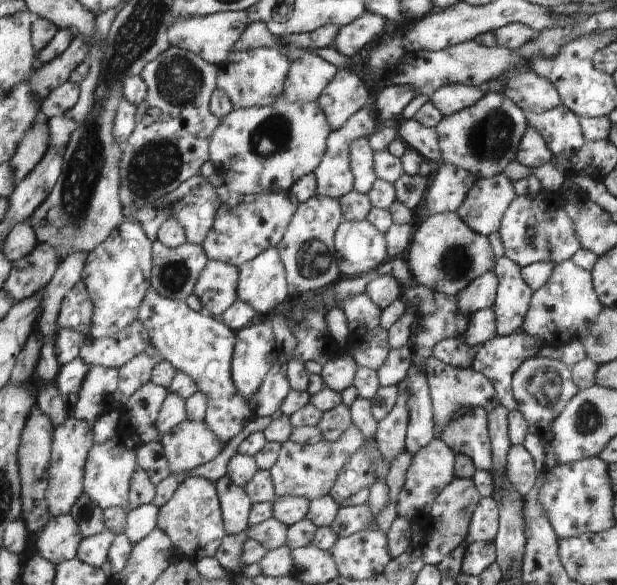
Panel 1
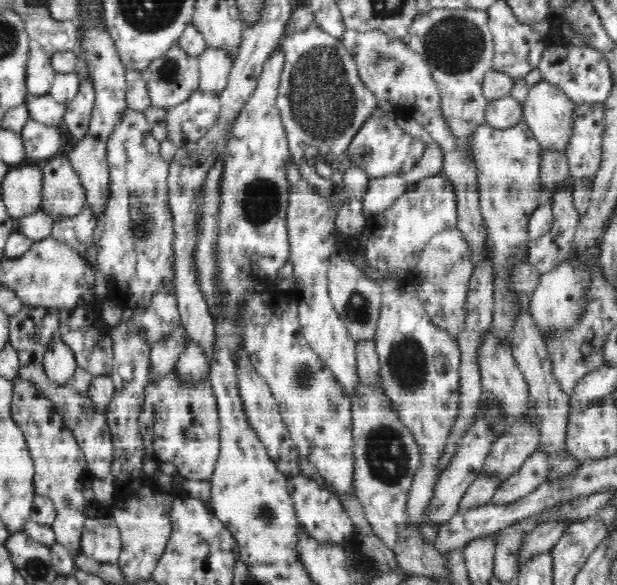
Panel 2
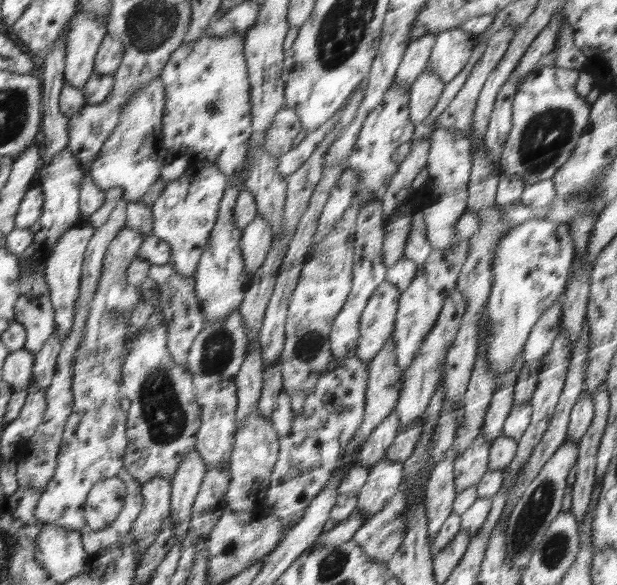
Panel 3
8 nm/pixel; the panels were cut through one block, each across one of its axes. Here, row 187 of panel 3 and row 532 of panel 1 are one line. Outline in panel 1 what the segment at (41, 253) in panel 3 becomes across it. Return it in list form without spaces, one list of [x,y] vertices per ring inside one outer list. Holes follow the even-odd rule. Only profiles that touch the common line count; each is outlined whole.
[[[60,514],[49,521],[40,542],[39,555],[55,565],[78,557],[85,538],[74,514]]]

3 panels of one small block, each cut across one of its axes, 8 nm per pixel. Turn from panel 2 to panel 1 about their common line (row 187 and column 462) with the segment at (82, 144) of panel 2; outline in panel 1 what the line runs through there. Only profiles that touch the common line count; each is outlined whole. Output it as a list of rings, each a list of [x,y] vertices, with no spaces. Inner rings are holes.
[[[449,84],[442,86],[436,93],[432,93],[429,100],[438,107],[444,116],[450,116],[477,104],[484,96],[485,92],[481,87],[468,86],[468,84]]]

